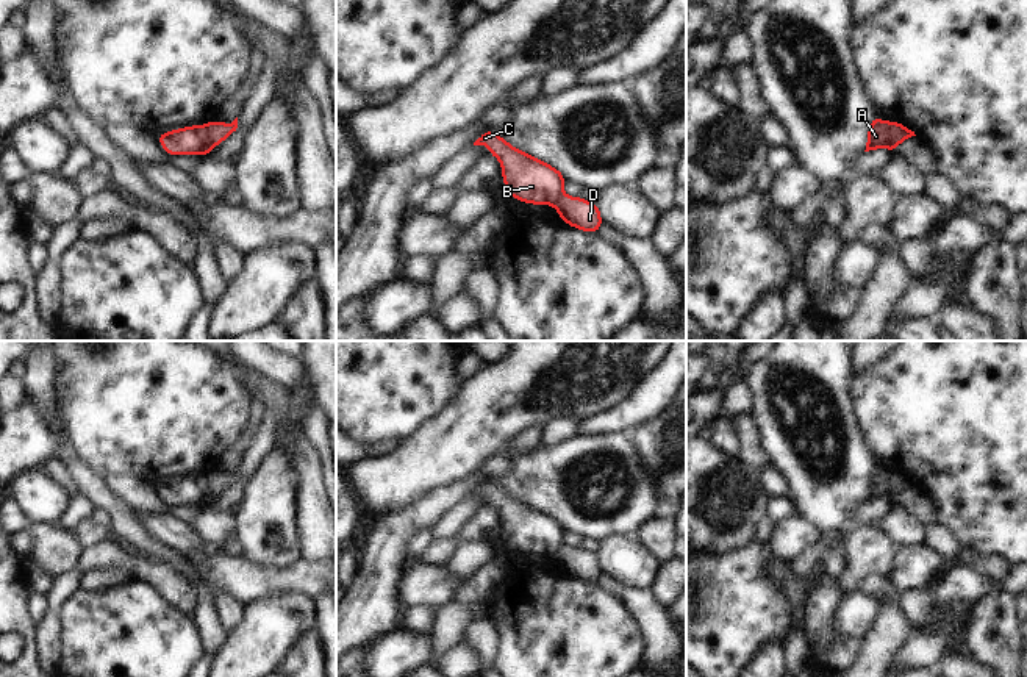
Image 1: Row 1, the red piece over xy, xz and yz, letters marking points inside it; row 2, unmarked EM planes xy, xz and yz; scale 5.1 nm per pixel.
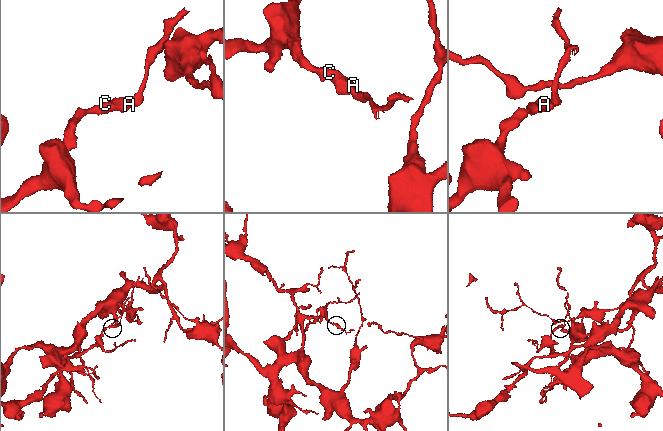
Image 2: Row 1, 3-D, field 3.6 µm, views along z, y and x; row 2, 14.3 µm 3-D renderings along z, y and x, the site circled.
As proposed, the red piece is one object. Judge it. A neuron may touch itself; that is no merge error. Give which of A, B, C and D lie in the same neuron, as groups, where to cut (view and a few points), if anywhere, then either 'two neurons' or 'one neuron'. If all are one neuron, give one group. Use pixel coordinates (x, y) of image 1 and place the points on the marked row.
groups A B C / D; cut xy (207, 124), (207, 133), (213, 147); two neurons

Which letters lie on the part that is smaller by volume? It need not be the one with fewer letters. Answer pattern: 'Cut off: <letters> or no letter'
Cut off: D.

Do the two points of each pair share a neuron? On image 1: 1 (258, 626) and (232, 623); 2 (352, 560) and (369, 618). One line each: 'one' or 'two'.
1: two
2: two

